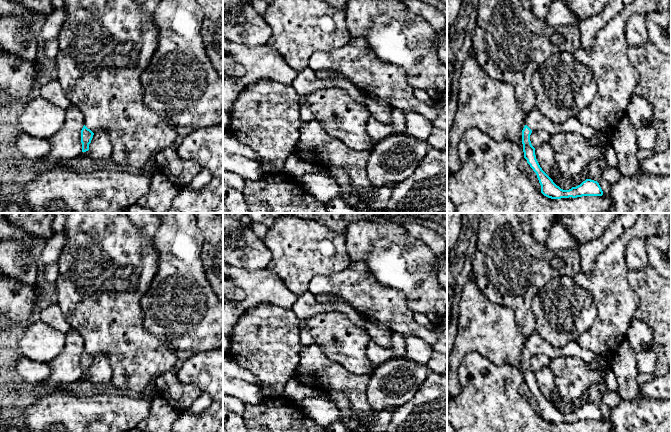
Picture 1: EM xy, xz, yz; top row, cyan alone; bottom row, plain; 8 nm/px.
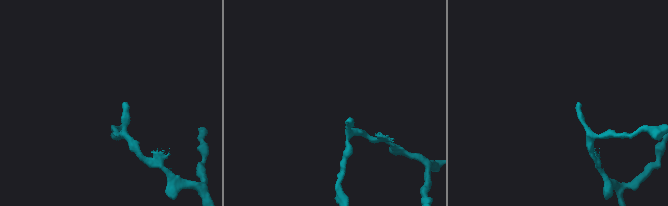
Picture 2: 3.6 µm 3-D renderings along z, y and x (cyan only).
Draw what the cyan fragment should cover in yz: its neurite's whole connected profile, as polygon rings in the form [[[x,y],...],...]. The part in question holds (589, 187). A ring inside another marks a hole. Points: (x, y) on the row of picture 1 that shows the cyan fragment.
[[[534,107],[528,114],[526,125],[522,130],[522,144],[524,158],[536,173],[541,185],[541,193],[551,199],[577,198],[582,196],[602,196],[603,191],[597,181],[586,179],[580,185],[569,190],[563,190],[542,170],[536,155],[535,148],[530,141],[530,135],[535,130],[545,130],[554,135],[558,132],[572,132],[582,135],[586,139],[595,136],[595,130],[590,126],[582,124],[578,117],[568,119],[562,124],[555,124],[546,118],[537,107]]]

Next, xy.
[[[84,125],[81,130],[82,152],[89,150],[89,144],[91,143],[93,135],[94,133]]]

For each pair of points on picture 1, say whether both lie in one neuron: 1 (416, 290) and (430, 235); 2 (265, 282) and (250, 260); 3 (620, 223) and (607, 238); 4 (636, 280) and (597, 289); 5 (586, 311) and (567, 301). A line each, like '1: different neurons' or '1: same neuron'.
1: different neurons
2: different neurons
3: same neuron
4: different neurons
5: same neuron

